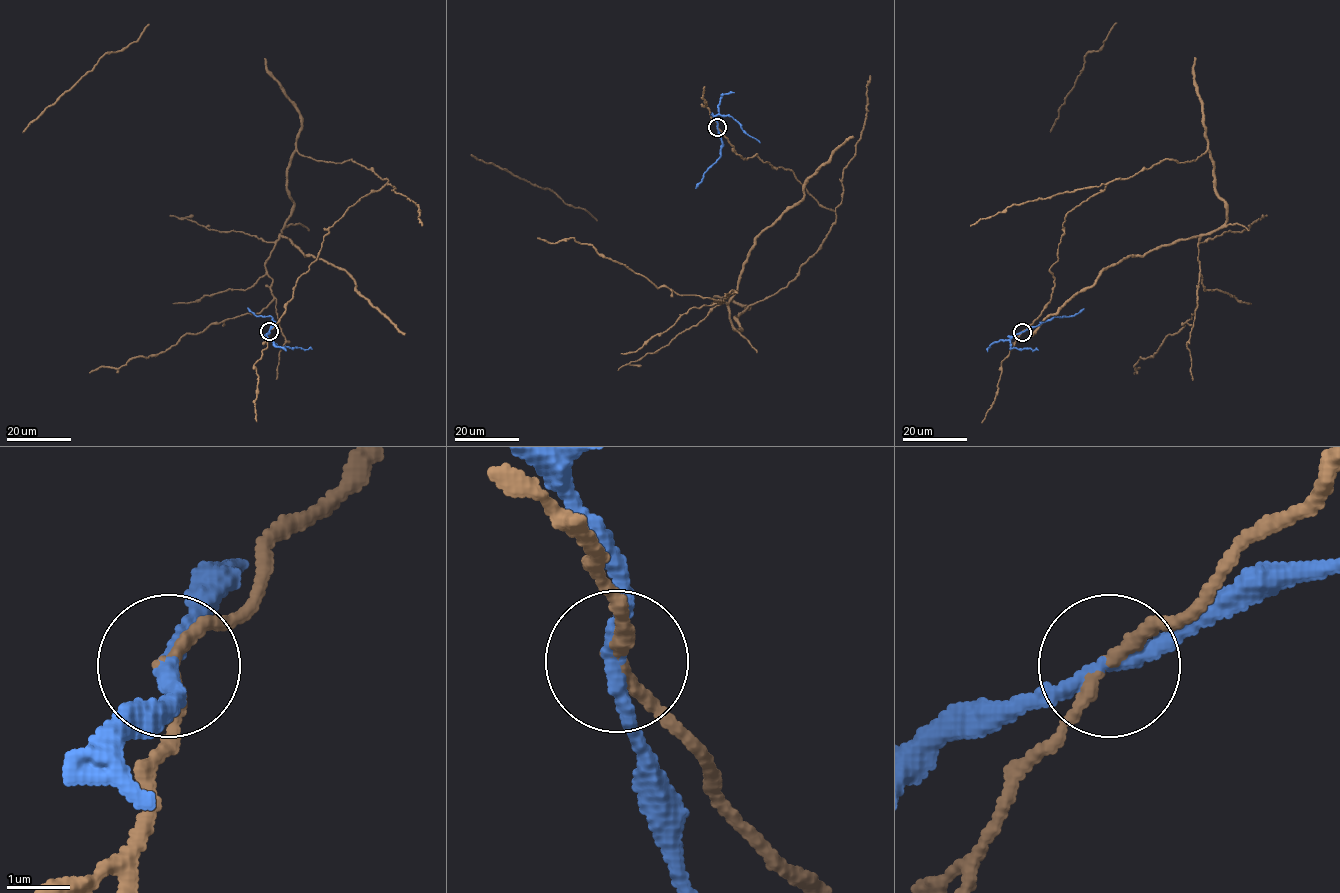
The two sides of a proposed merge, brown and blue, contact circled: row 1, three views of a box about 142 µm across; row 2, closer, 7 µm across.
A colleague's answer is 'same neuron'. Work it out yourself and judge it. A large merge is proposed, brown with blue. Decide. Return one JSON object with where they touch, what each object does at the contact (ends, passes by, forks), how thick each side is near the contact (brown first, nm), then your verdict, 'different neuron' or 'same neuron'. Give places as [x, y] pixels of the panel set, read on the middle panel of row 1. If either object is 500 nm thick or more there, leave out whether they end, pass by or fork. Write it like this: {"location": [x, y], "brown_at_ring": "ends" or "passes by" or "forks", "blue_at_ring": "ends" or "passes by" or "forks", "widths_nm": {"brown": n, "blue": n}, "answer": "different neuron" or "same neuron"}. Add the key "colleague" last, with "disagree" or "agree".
{"location": [717, 127], "brown_at_ring": "passes by", "blue_at_ring": "passes by", "widths_nm": {"brown": 200, "blue": 240}, "answer": "different neuron", "colleague": "disagree"}

